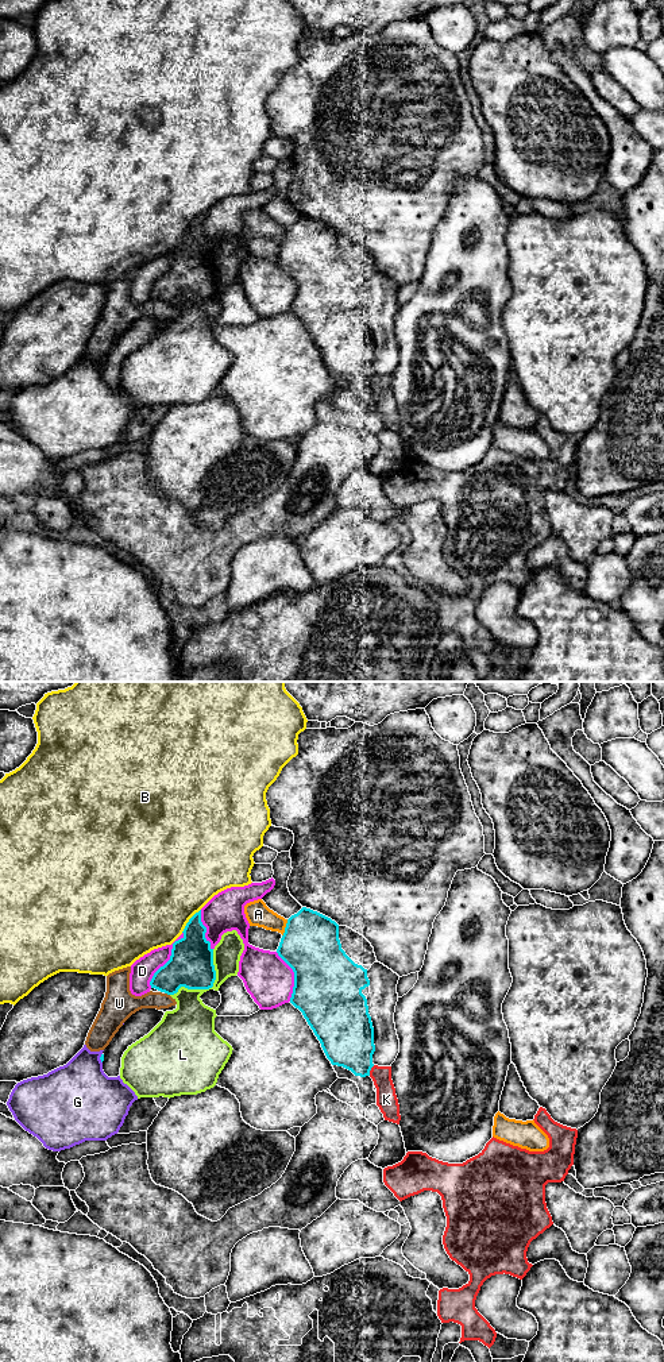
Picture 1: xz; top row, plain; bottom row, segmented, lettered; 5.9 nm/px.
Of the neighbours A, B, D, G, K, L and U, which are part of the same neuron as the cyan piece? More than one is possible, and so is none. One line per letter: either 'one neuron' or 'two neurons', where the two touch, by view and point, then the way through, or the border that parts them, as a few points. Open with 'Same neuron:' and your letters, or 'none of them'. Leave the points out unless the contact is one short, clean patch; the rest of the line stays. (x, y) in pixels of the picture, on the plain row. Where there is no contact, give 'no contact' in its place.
Same neuron: none of them
A: two neurons; meets cyan in xz at (285, 236)
B: two neurons; meets cyan in xz at (189, 230)
D: two neurons; meets cyan in xz at (170, 267)
G: two neurons; meets cyan in xz at (100, 367)
K: two neurons; meets cyan in xz at (370, 378)
L: two neurons; meets cyan in xz at (209, 296)
U: two neurons; meets cyan in xz at (168, 303)

